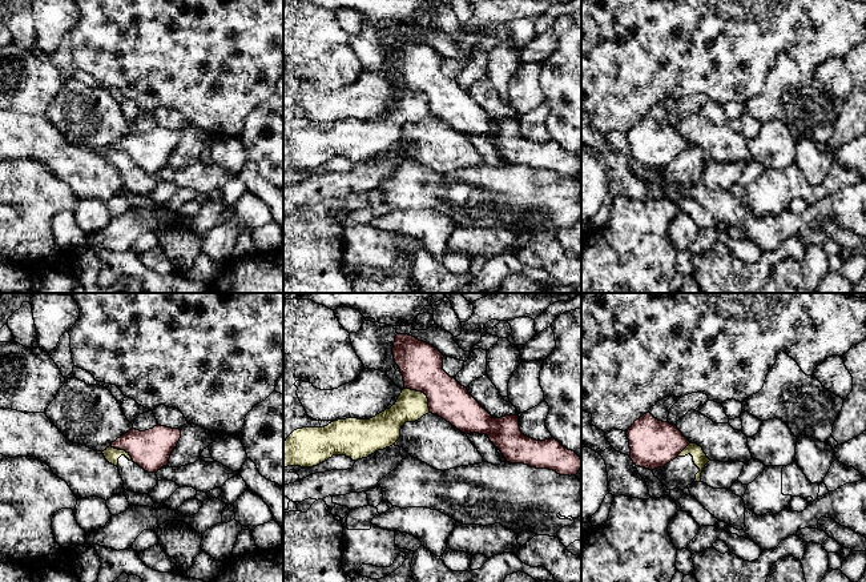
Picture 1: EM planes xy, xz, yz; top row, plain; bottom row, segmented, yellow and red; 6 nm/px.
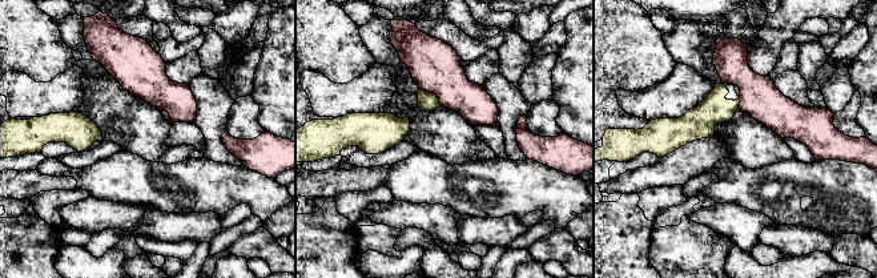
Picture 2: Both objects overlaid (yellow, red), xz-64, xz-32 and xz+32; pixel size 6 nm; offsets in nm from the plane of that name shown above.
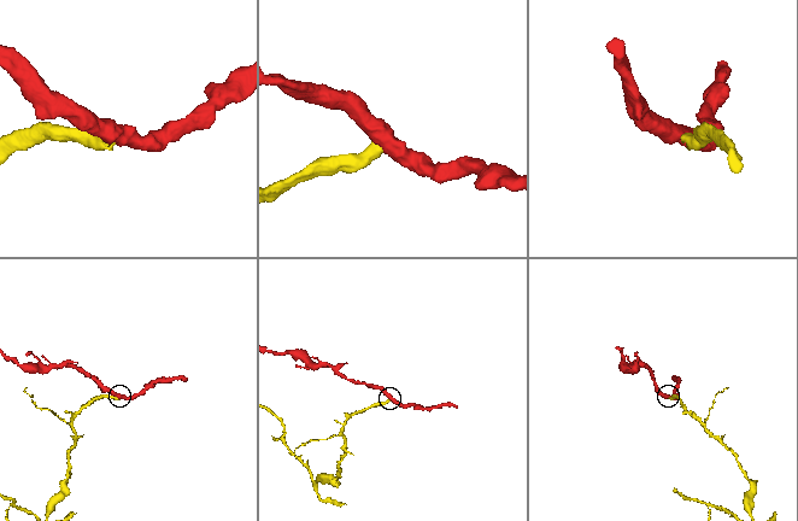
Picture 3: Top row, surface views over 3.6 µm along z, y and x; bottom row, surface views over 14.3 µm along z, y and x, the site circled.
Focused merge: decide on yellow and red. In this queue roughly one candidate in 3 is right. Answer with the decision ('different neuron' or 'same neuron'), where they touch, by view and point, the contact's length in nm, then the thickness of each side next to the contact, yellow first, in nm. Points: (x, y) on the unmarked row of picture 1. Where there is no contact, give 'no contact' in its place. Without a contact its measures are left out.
different neuron | xz (423, 95) | 220 nm | 190/260 nm

